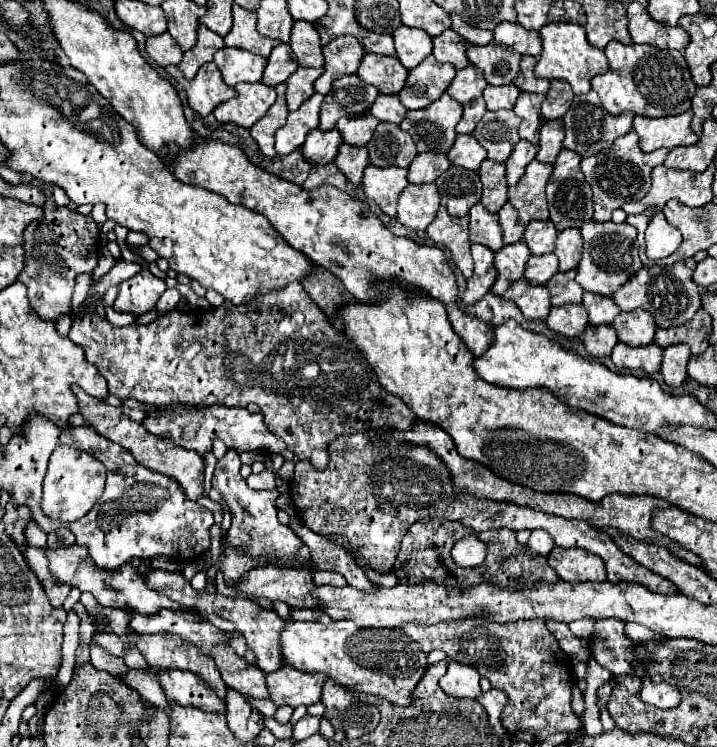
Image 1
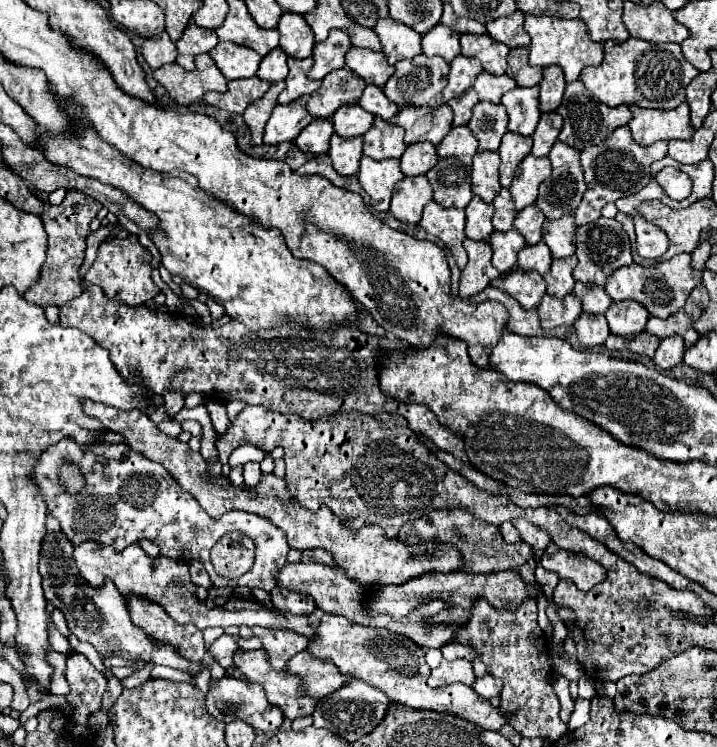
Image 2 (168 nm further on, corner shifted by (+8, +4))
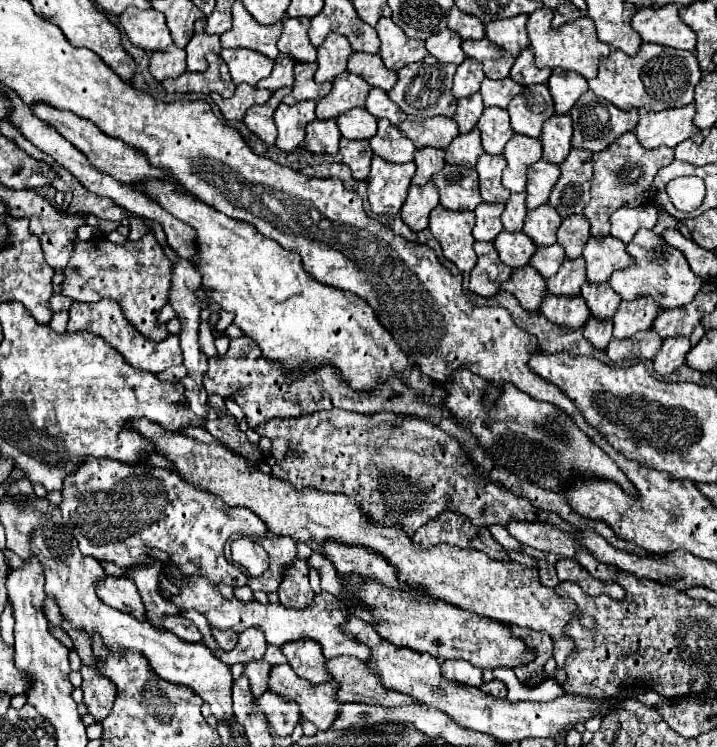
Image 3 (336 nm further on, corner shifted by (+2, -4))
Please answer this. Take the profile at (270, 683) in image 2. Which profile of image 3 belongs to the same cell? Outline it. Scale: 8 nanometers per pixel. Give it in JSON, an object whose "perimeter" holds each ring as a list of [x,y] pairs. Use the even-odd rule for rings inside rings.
{"perimeter":[[[288,663],[272,667],[270,691],[284,699],[296,699],[302,713],[300,721],[310,721],[322,731],[330,729],[334,719],[340,715],[340,701],[336,697],[338,687],[336,681],[320,685],[308,683],[300,679]]]}

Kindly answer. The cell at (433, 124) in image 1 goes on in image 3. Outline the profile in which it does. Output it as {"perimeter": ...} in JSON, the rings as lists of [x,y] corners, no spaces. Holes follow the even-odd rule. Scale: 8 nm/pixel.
{"perimeter":[[[410,117],[398,125],[398,129],[420,147],[438,147],[446,149],[452,139],[458,135],[458,127],[454,119],[448,117]]]}

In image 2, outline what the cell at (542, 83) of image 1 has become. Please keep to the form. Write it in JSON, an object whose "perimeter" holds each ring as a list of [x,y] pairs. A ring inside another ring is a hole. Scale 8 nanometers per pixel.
{"perimeter":[[[512,49],[508,55],[508,71],[506,71],[518,87],[534,87],[542,81],[542,69],[528,65],[528,49]]]}

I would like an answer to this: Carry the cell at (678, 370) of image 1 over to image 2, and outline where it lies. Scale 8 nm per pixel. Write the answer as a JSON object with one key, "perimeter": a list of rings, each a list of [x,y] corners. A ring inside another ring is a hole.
{"perimeter":[[[666,337],[660,341],[660,347],[652,361],[656,363],[656,367],[670,371],[678,363],[682,363],[682,355],[684,355],[684,341],[680,337]]]}

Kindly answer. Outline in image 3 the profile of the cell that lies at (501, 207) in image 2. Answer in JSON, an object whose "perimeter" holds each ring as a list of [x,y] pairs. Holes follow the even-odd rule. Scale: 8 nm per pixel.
{"perimeter":[[[512,193],[506,209],[502,213],[502,223],[506,231],[522,231],[526,217],[526,193]]]}

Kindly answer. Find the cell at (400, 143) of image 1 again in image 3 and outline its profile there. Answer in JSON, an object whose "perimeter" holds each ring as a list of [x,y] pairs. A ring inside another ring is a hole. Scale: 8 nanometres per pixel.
{"perimeter":[[[388,119],[378,121],[378,133],[370,139],[370,147],[374,155],[380,155],[386,161],[392,163],[408,163],[414,159],[414,143],[408,141],[408,137]]]}

